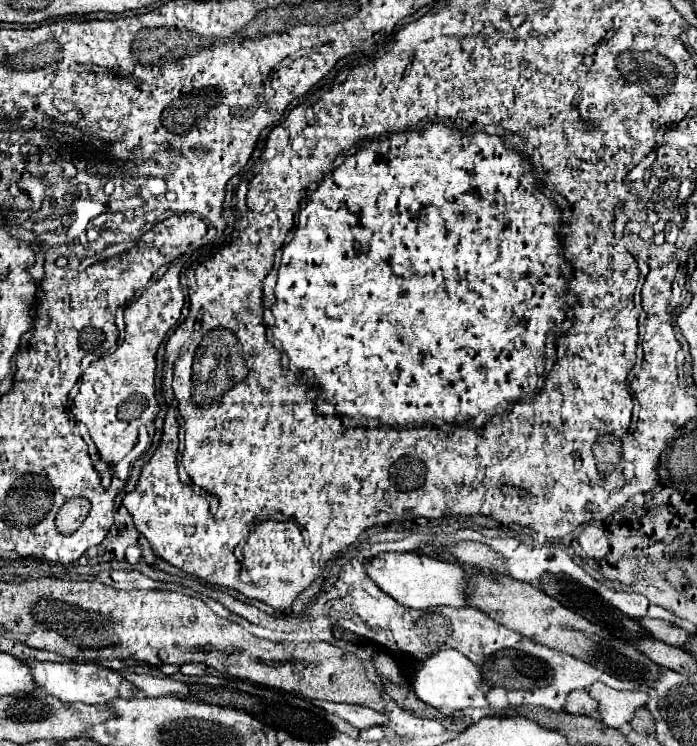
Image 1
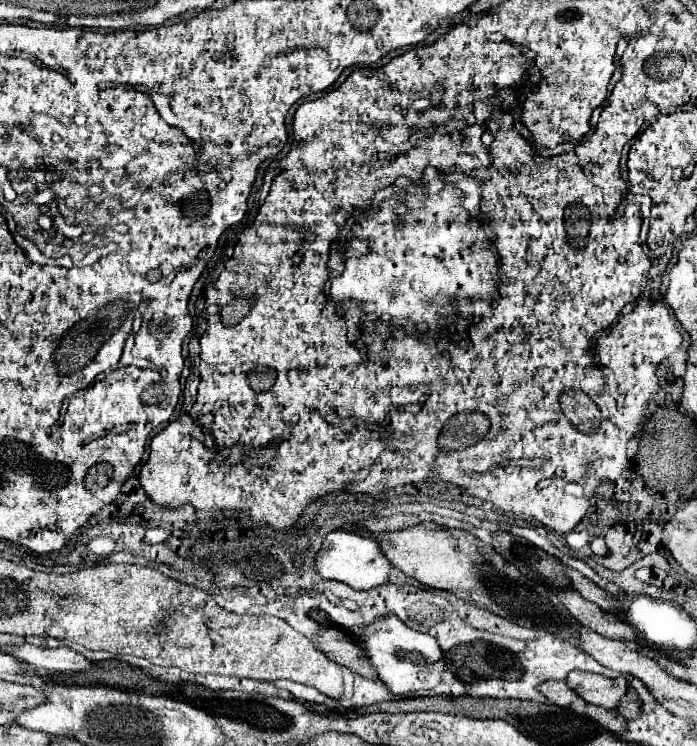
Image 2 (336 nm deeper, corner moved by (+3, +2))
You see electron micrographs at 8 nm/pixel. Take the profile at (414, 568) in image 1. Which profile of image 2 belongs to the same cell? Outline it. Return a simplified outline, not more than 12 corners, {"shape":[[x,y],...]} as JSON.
{"shape":[[333,531],[317,553],[323,579],[357,591],[387,585],[377,541]]}

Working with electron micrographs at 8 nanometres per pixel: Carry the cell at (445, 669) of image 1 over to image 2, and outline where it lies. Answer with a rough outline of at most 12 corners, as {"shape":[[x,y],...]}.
{"shape":[[395,615],[369,625],[361,647],[395,695],[435,689],[445,653]]}

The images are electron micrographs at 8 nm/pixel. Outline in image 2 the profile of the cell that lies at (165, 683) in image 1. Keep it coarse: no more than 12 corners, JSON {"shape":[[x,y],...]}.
{"shape":[[3,647],[37,671],[83,673],[93,667],[71,647]]}

